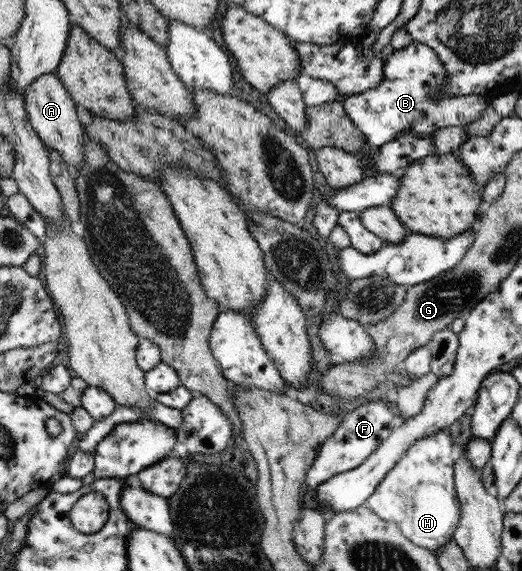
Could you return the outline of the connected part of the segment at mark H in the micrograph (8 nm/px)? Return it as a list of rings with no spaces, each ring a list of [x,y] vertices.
[[[448,427],[411,444],[365,502],[383,520],[398,524],[405,538],[430,551],[449,544],[461,518],[454,486],[452,440]]]

